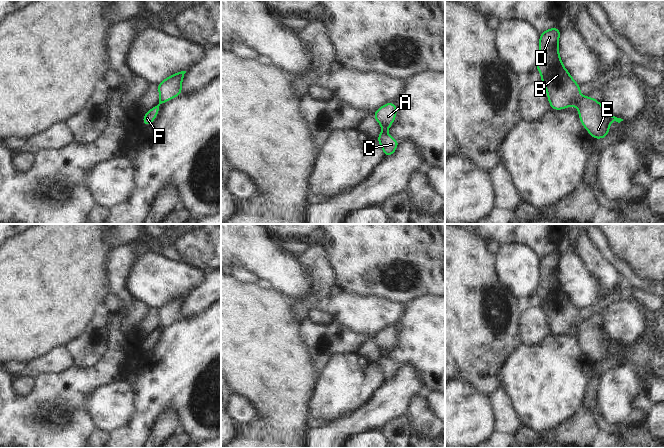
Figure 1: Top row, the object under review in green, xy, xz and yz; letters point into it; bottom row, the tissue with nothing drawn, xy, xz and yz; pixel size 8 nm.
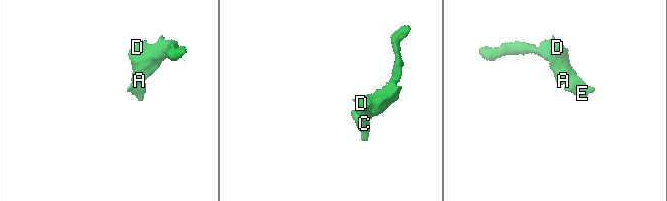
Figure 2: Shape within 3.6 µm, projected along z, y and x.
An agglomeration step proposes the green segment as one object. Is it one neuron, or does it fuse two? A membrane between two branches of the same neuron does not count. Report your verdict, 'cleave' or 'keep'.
keep

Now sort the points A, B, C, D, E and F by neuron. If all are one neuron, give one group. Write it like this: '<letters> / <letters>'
A B C D E F

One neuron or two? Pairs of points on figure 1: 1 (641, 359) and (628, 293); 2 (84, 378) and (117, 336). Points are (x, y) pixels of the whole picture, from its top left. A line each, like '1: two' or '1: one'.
1: one
2: one

